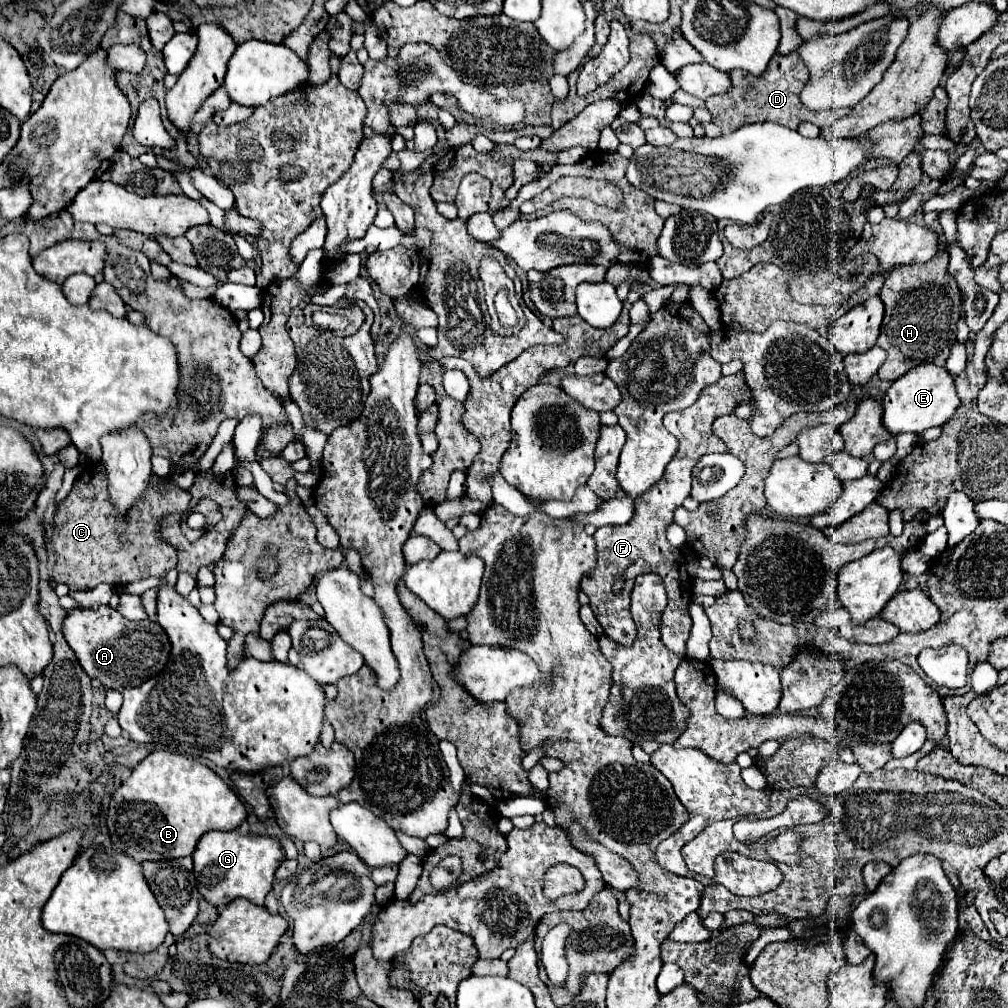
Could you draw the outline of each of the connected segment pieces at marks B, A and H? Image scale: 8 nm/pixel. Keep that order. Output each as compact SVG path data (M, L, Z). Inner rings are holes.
M152 751L142 759L132 775L116 789L108 811L108 831L114 847L134 861L164 861L188 857L194 853L198 839L208 831L234 831L246 819L244 803L230 791L230 787L206 765L170 751Z
M112 607L72 609L62 621L62 633L88 677L100 681L106 689L120 691L122 687L140 685L144 679L156 675L170 655L170 643L160 625L148 619L128 621Z
M940 249L926 265L902 265L886 277L880 299L886 305L882 335L876 345L886 351L886 361L878 369L882 381L896 381L908 369L932 361L944 365L950 345L956 341L956 321L960 319L960 289L946 273L946 251Z

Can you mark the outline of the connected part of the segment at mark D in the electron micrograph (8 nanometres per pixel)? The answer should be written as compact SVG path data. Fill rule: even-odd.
M792 51L788 55L776 53L760 77L754 77L742 69L734 69L734 71L730 71L730 79L734 85L730 93L706 99L706 107L712 113L712 123L716 123L722 129L722 135L730 135L746 123L760 123L760 121L770 121L776 125L784 125L788 129L798 129L798 125L802 121L812 121L818 127L826 127L830 123L834 123L836 119L852 113L852 107L830 109L830 111L804 109L804 105L800 101L800 93L810 79L810 71L796 51Z

